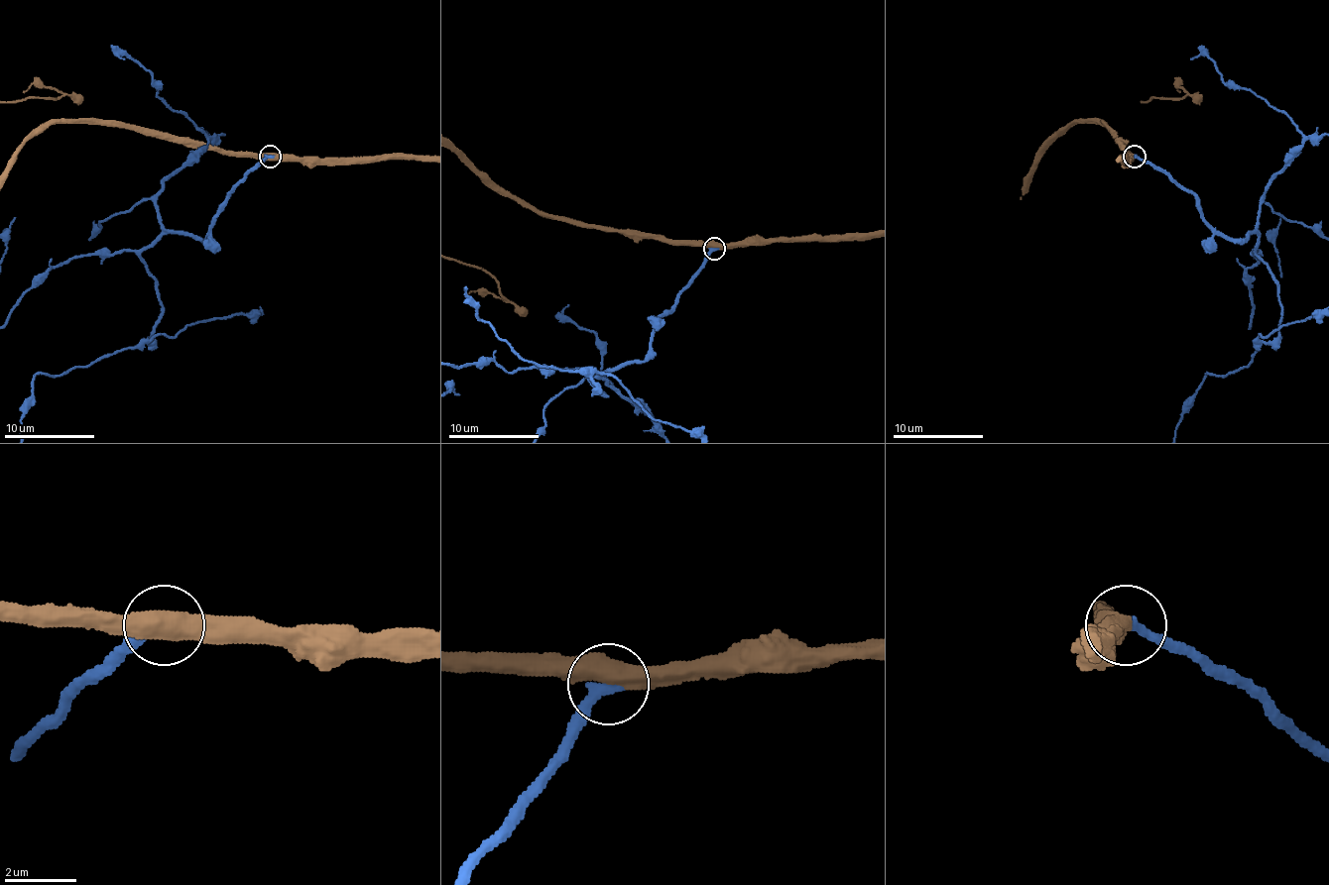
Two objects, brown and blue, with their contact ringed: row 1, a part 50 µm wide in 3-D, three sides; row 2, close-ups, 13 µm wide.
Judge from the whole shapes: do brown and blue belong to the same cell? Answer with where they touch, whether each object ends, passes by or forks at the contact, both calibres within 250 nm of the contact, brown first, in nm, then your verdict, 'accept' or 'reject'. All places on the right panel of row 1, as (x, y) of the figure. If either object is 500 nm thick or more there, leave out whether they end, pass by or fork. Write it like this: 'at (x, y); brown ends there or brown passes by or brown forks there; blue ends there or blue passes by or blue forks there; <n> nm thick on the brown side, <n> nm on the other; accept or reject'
at (1134, 157); 550 nm thick on the brown side, 340 nm on the other; accept

